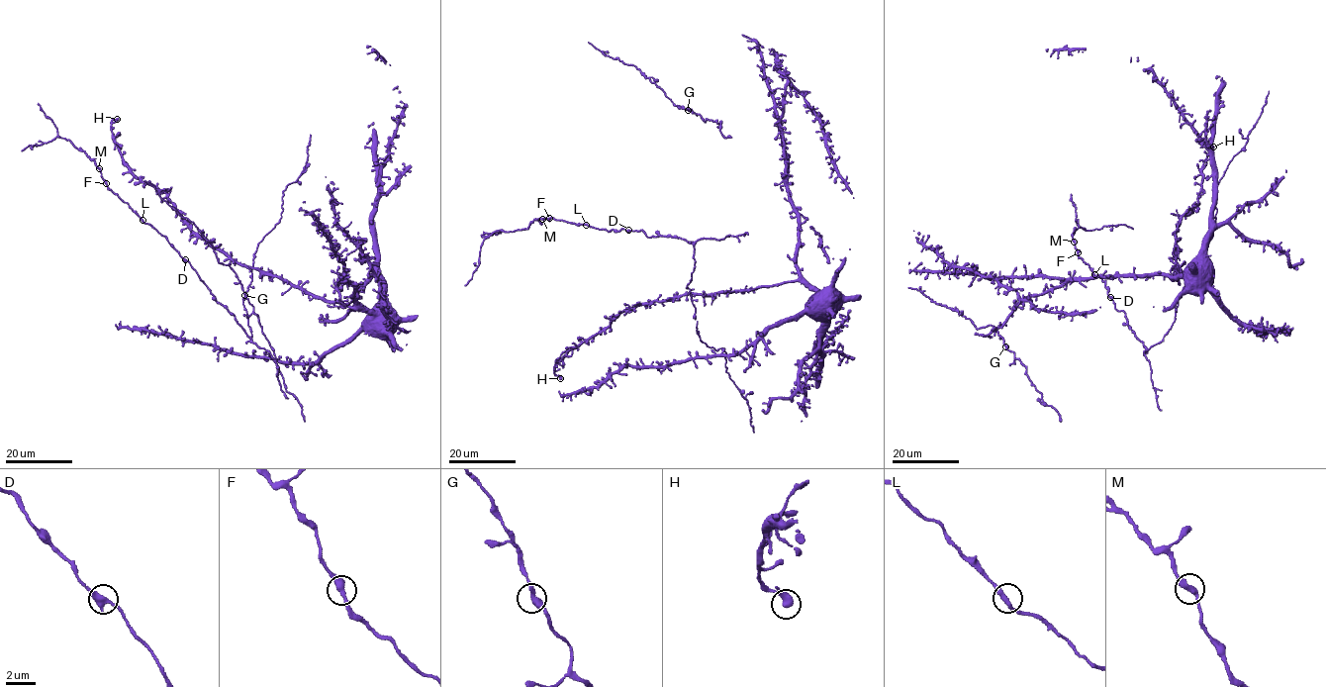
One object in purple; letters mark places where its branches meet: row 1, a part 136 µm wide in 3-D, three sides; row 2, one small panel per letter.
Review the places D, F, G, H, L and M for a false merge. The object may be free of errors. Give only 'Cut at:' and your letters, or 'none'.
Cut at: none

